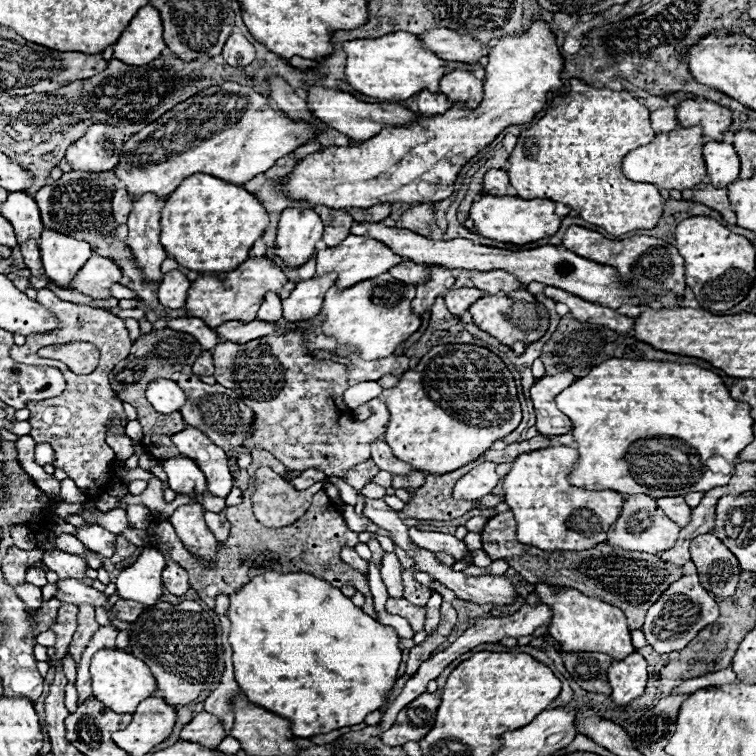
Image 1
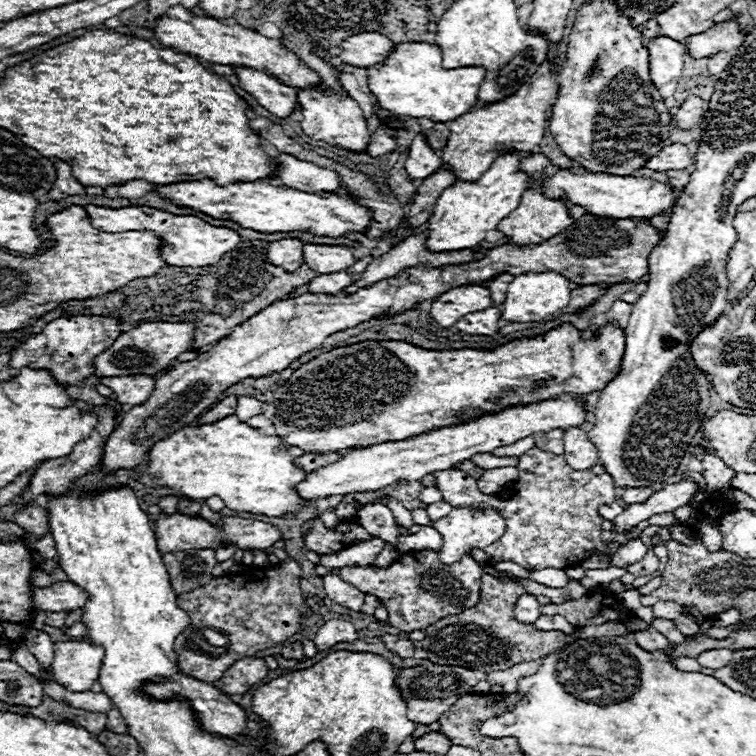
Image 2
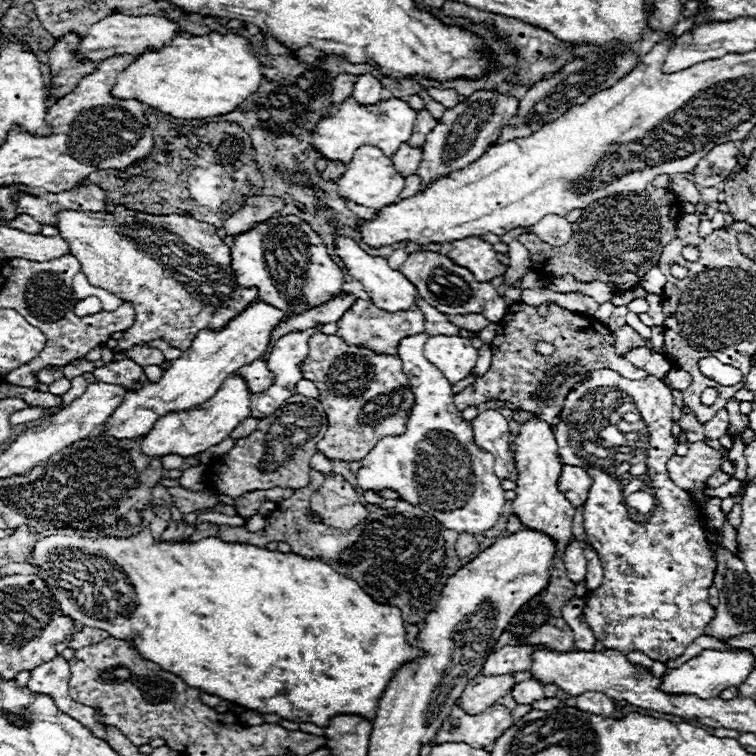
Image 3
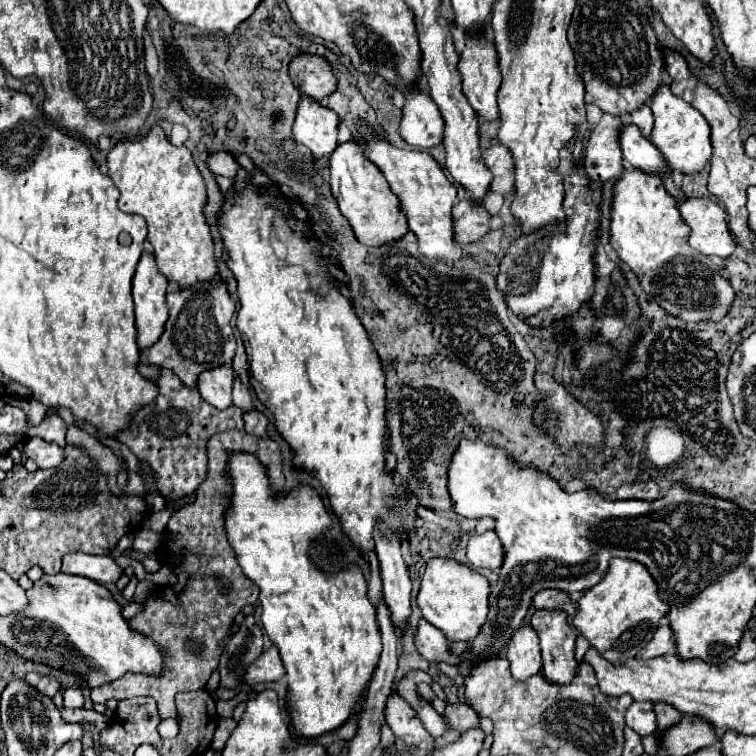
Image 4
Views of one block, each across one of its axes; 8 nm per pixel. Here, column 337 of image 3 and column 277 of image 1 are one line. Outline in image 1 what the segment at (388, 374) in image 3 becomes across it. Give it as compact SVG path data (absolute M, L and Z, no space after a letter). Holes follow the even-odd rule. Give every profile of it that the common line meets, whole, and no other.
M290 330L282 336L262 336L254 342L246 342L246 346L238 346L234 342L222 342L214 348L214 378L218 384L232 388L240 398L244 398L246 406L250 406L256 414L256 422L252 426L252 436L244 440L244 446L256 450L272 452L290 472L304 472L308 468L322 468L328 476L342 478L350 466L364 462L370 458L370 442L386 432L386 424L390 412L386 402L378 398L372 399L367 404L372 409L372 414L364 422L354 422L348 406L342 402L342 394L348 388L346 380L346 366L332 360L314 360L308 354L304 344L302 330Z

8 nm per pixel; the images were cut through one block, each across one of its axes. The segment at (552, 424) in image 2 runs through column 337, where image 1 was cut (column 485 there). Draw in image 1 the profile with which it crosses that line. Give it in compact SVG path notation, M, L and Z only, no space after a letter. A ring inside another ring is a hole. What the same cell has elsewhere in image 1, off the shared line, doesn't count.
M484 462L478 468L464 474L456 482L452 496L456 500L480 500L482 496L492 492L492 488L498 484L498 480L500 480L500 476L496 474L496 464Z

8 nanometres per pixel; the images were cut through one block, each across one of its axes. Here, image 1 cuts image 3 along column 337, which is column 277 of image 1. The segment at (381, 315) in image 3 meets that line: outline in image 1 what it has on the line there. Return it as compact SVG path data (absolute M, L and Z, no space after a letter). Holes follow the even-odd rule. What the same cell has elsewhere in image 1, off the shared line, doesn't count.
M230 320L230 322L224 322L222 326L218 326L216 334L226 342L246 344L254 338L262 338L268 334L284 334L284 332L276 330L276 324L278 322L258 322L258 320L236 322L236 320Z

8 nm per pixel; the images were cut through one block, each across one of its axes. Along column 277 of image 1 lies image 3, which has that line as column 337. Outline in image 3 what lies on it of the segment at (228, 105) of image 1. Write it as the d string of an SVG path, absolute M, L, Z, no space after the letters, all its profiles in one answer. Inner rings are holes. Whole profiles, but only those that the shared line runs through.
M350 96L340 104L340 110L336 114L320 118L320 122L314 126L310 142L322 158L338 160L344 164L348 164L354 156L354 150L364 144L376 146L386 156L392 156L402 142L408 142L414 128L414 120L416 120L416 112L398 98L382 100L378 104L358 104Z

